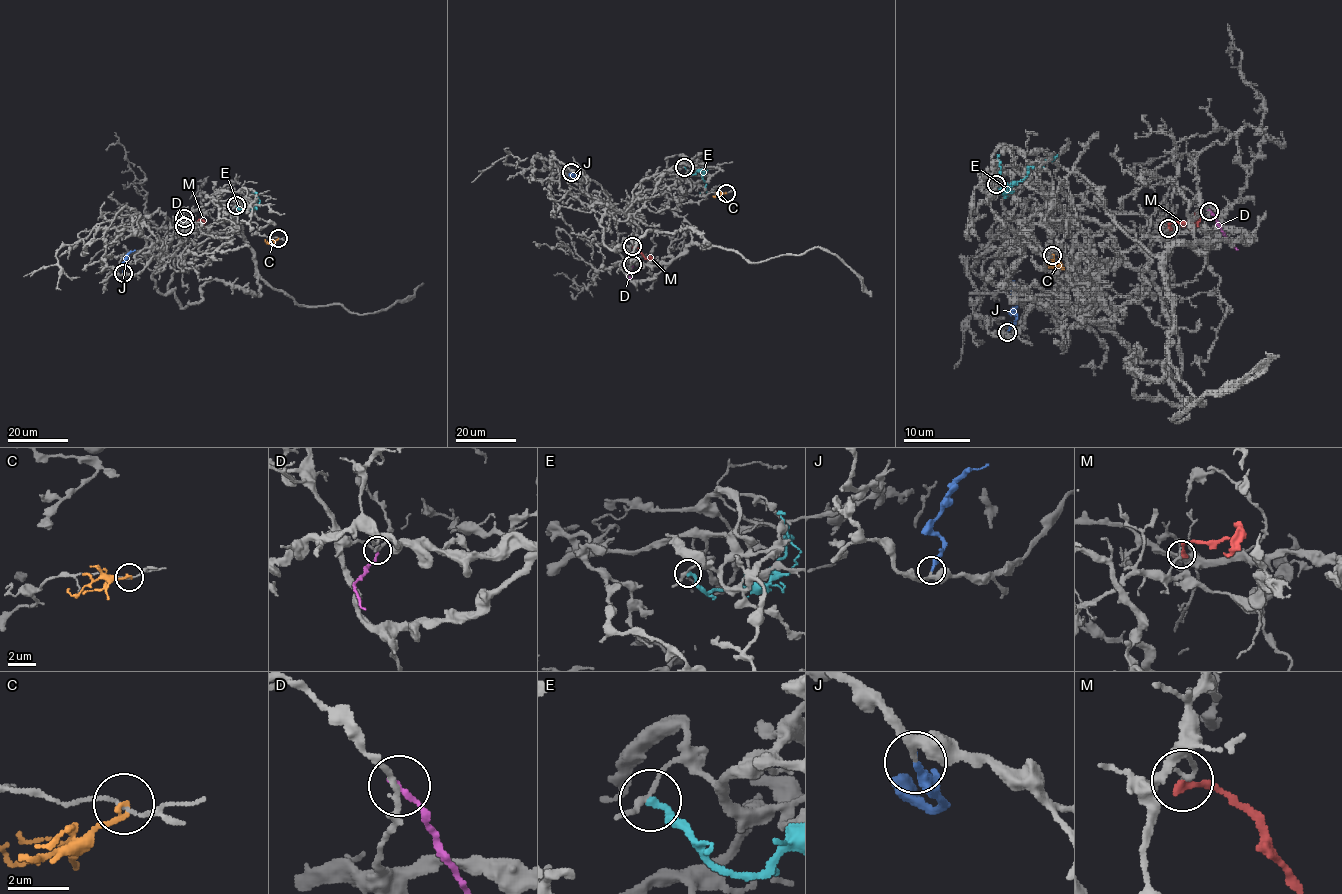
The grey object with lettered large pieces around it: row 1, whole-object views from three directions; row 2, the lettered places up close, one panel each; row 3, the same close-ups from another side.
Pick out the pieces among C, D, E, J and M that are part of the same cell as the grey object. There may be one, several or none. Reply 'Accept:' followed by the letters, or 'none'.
Accept: J

